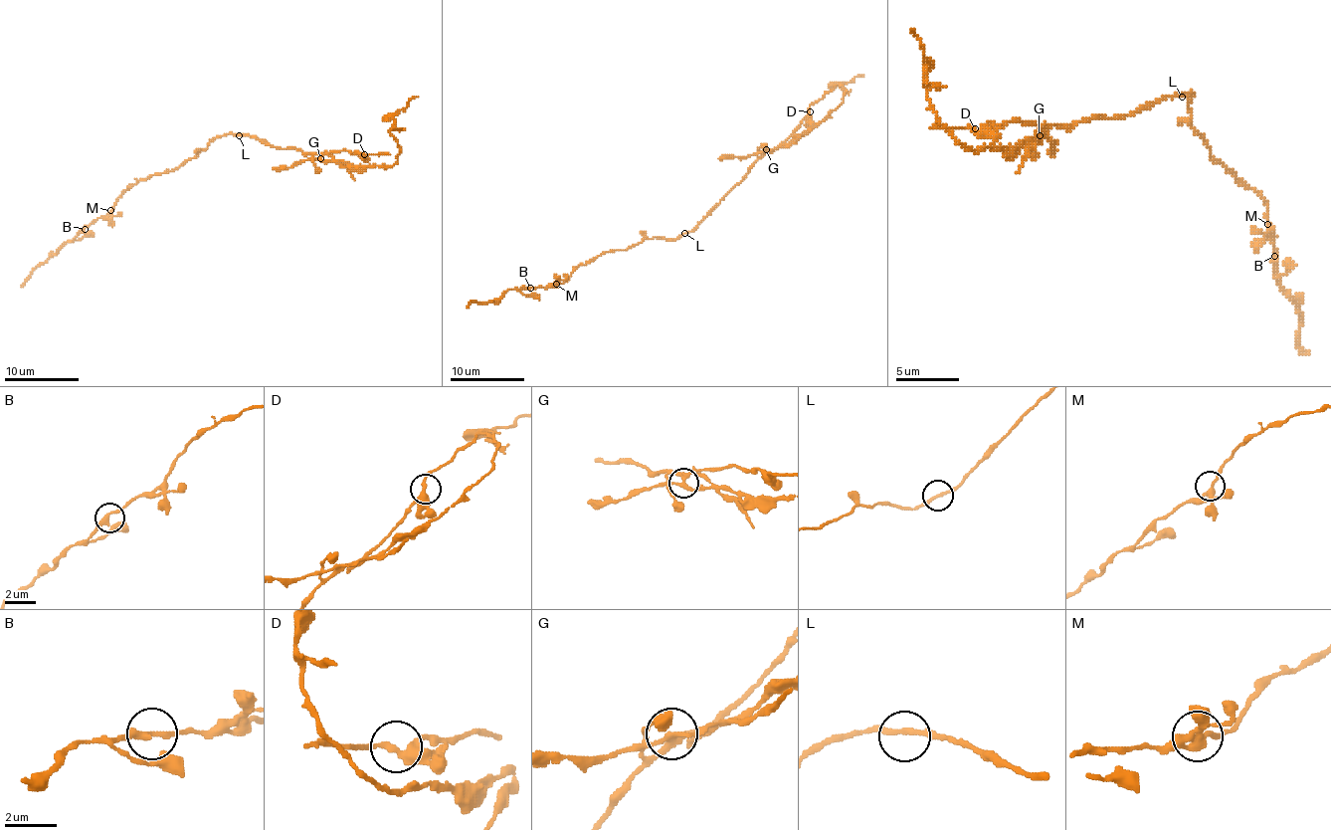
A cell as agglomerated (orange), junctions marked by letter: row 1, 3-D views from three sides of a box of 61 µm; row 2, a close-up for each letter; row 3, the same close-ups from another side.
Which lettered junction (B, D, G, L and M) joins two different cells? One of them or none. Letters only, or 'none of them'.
G

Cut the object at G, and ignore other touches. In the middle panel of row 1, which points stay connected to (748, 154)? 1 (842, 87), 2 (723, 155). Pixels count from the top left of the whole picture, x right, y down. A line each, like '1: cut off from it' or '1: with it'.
1: with it
2: with it

